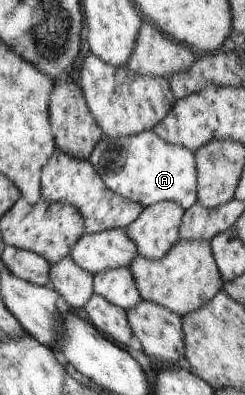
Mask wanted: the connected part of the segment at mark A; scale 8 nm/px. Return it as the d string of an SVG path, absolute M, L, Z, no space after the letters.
M144 130L130 137L103 136L88 161L109 190L138 202L143 208L161 201L173 201L186 211L197 202L194 152L184 146L165 142L152 130Z

